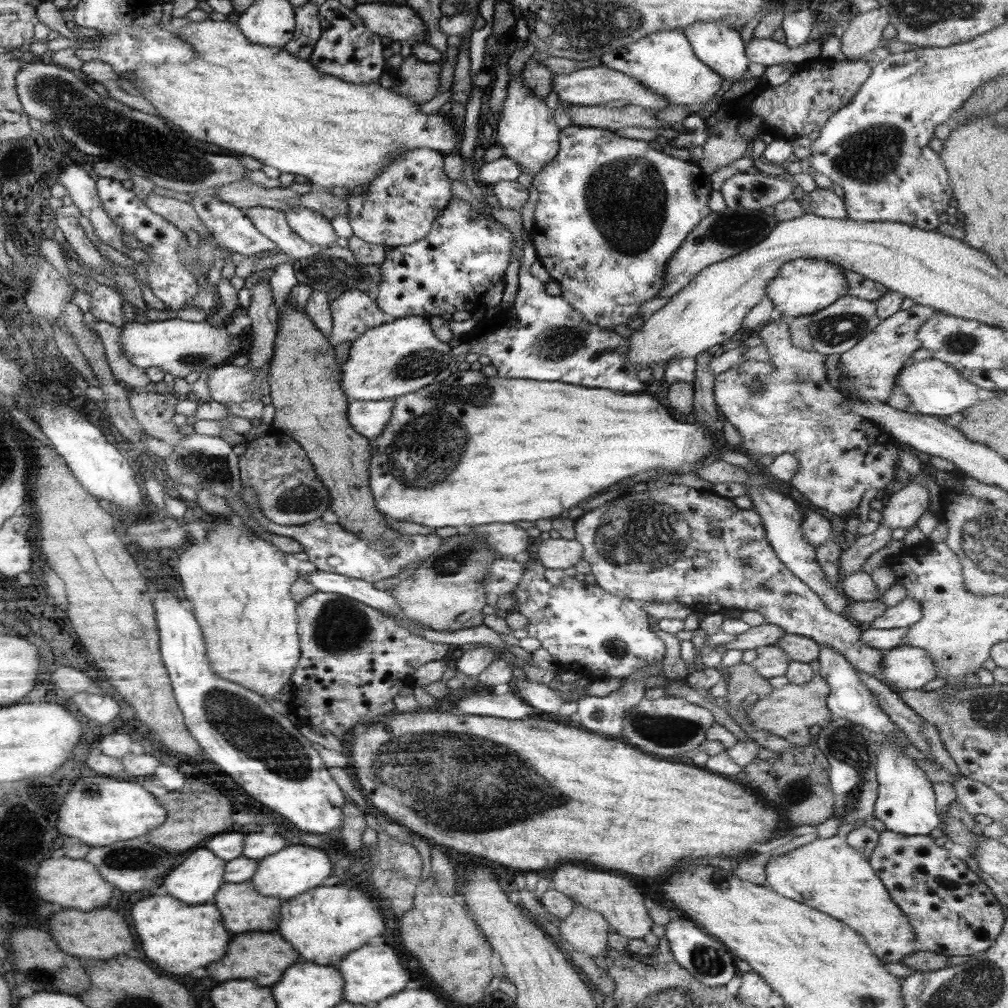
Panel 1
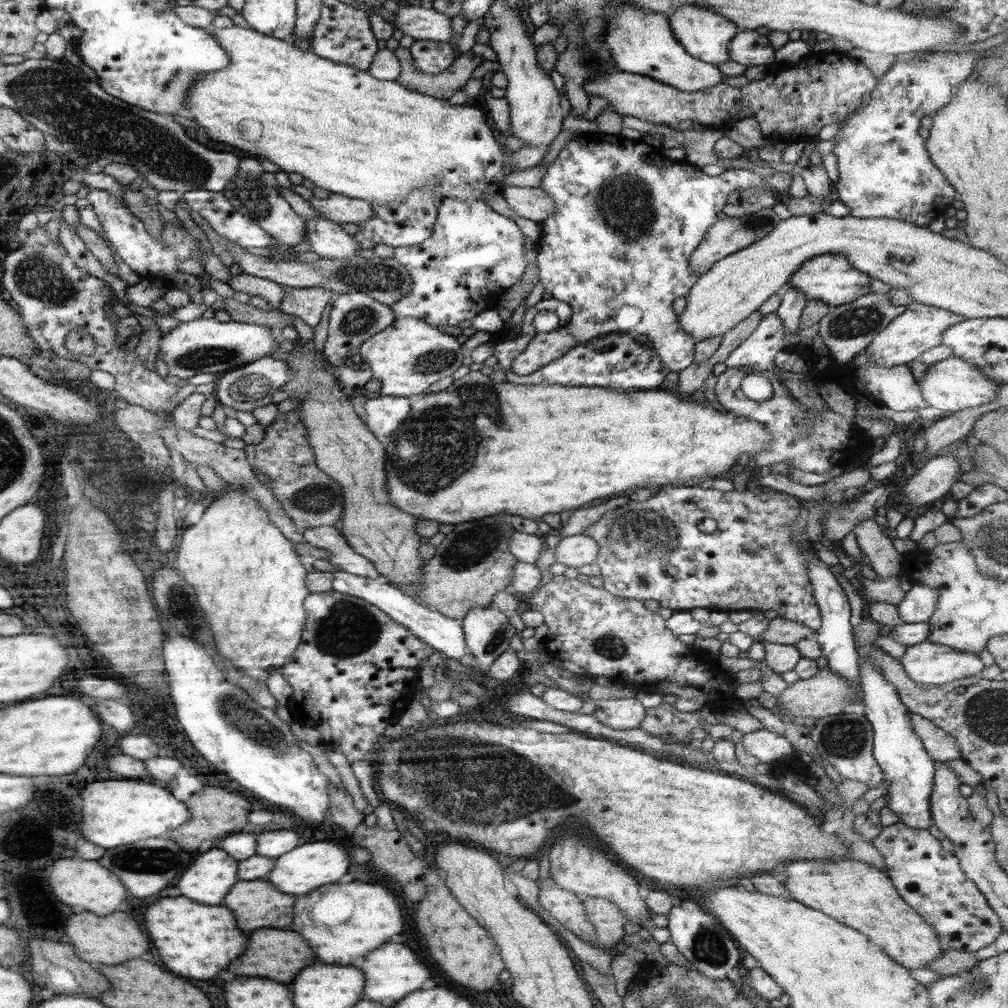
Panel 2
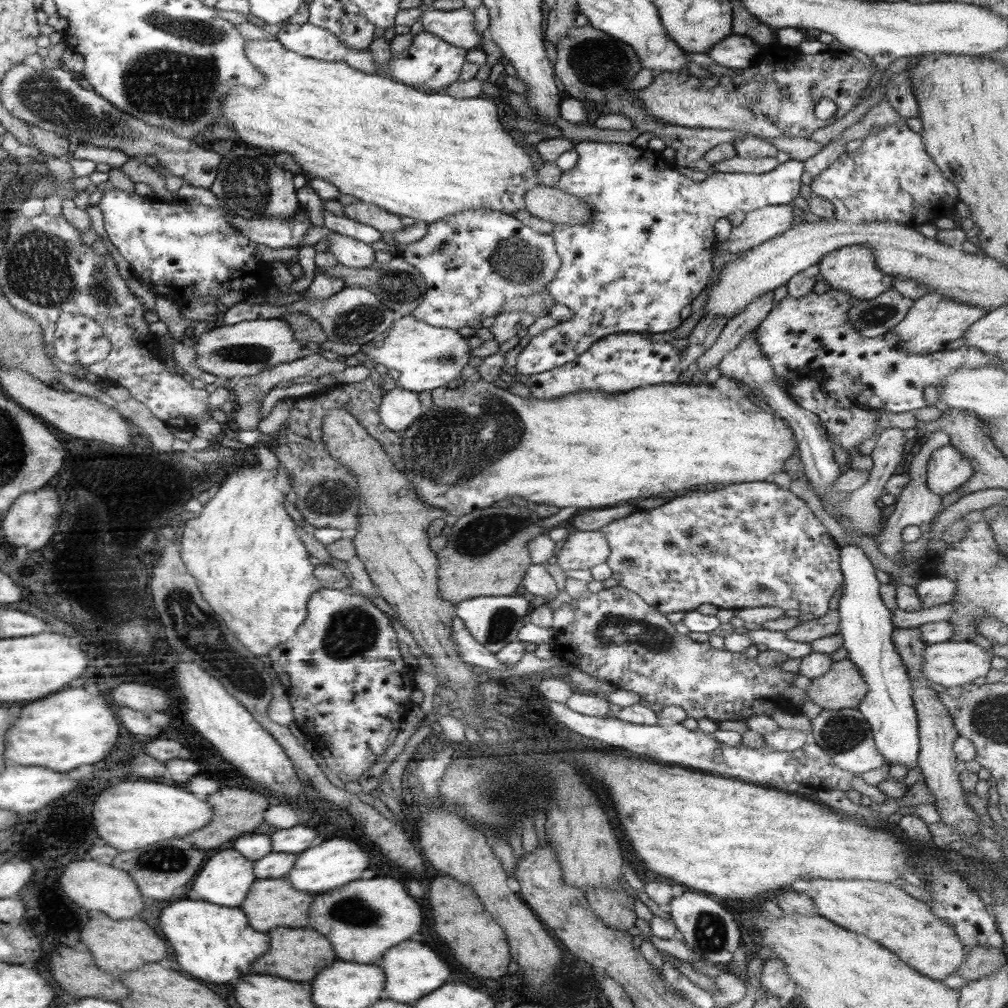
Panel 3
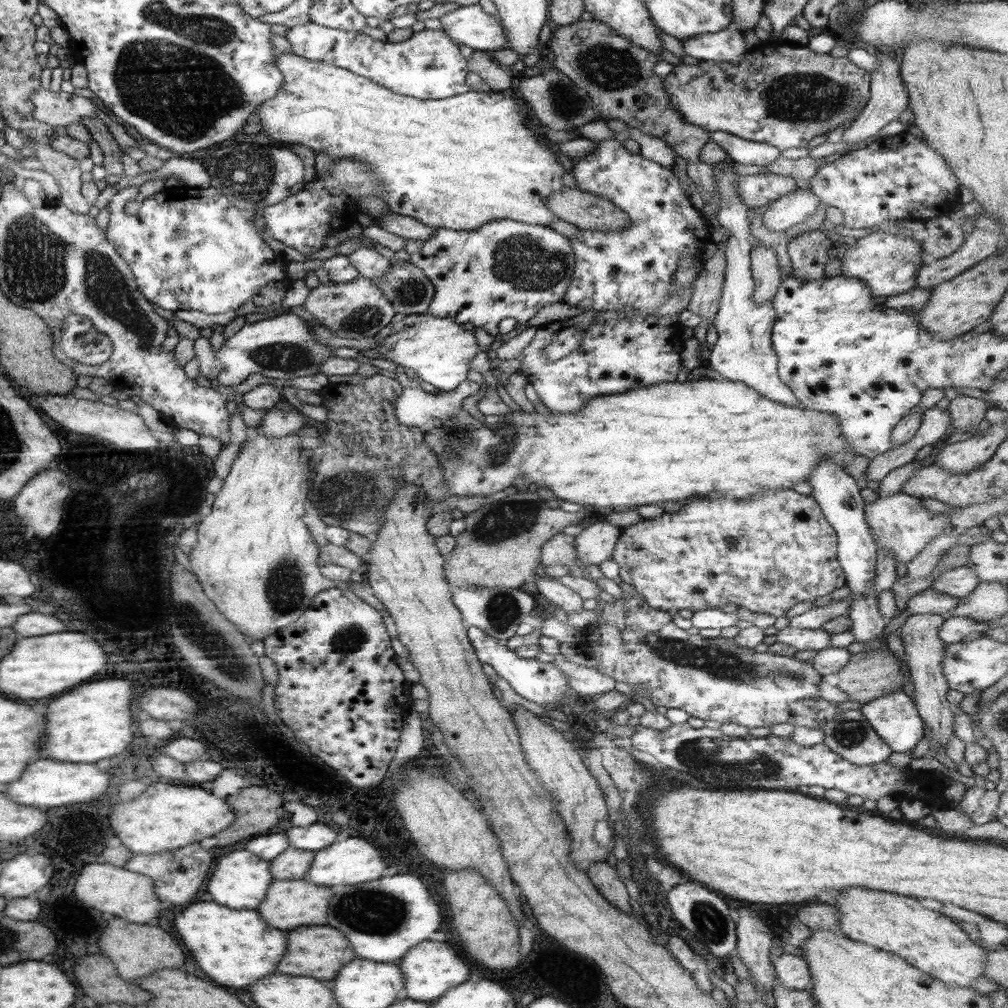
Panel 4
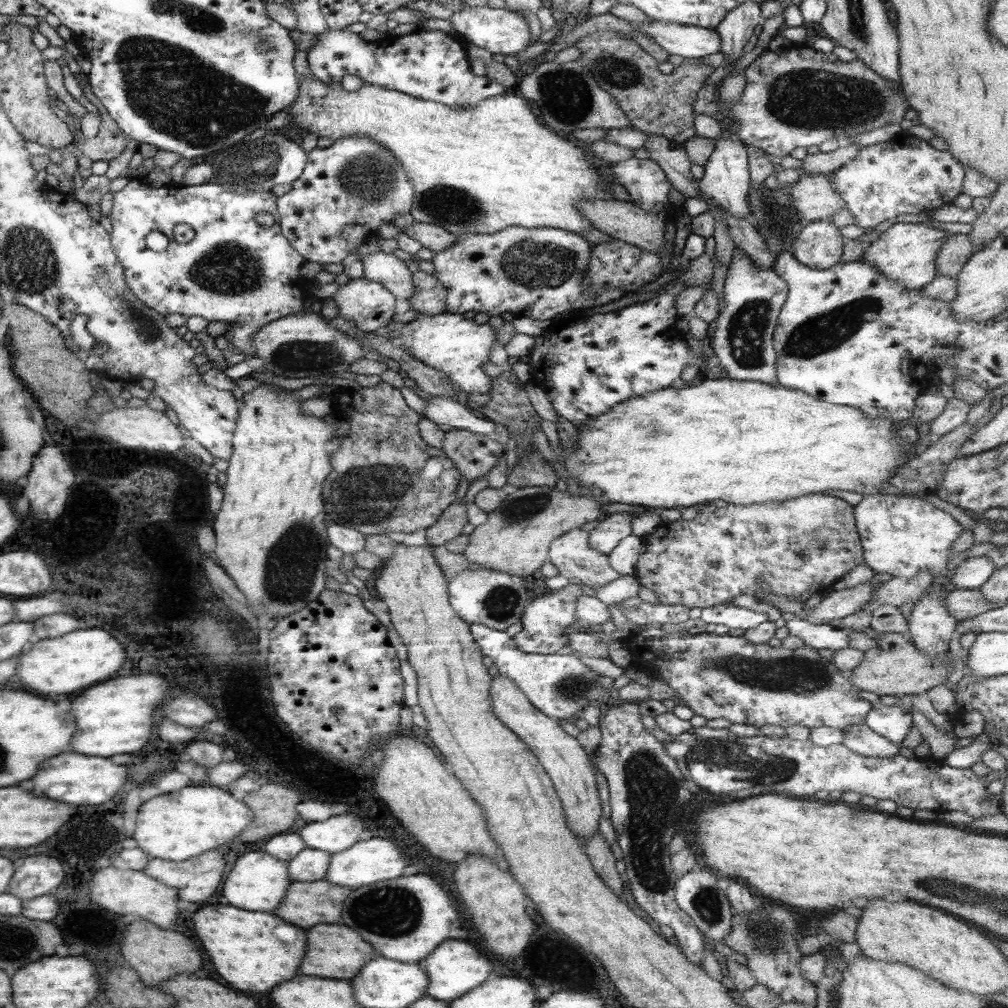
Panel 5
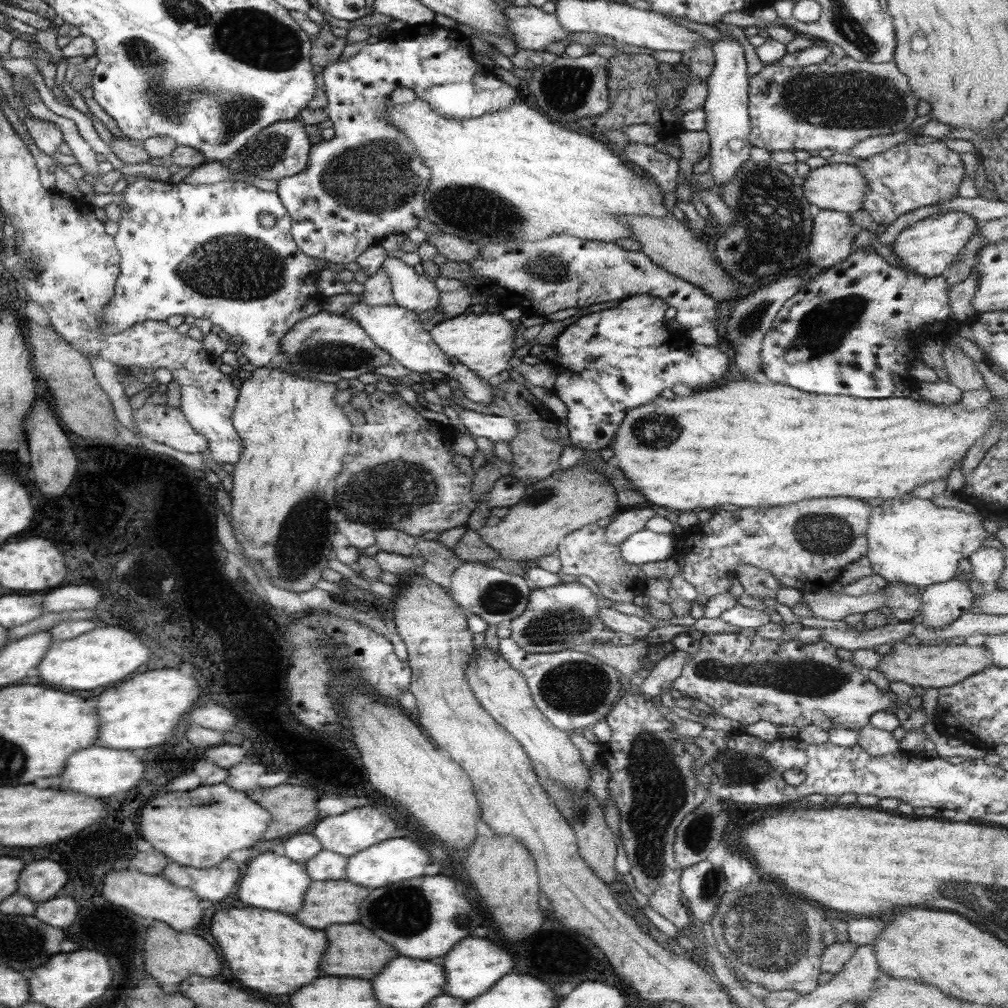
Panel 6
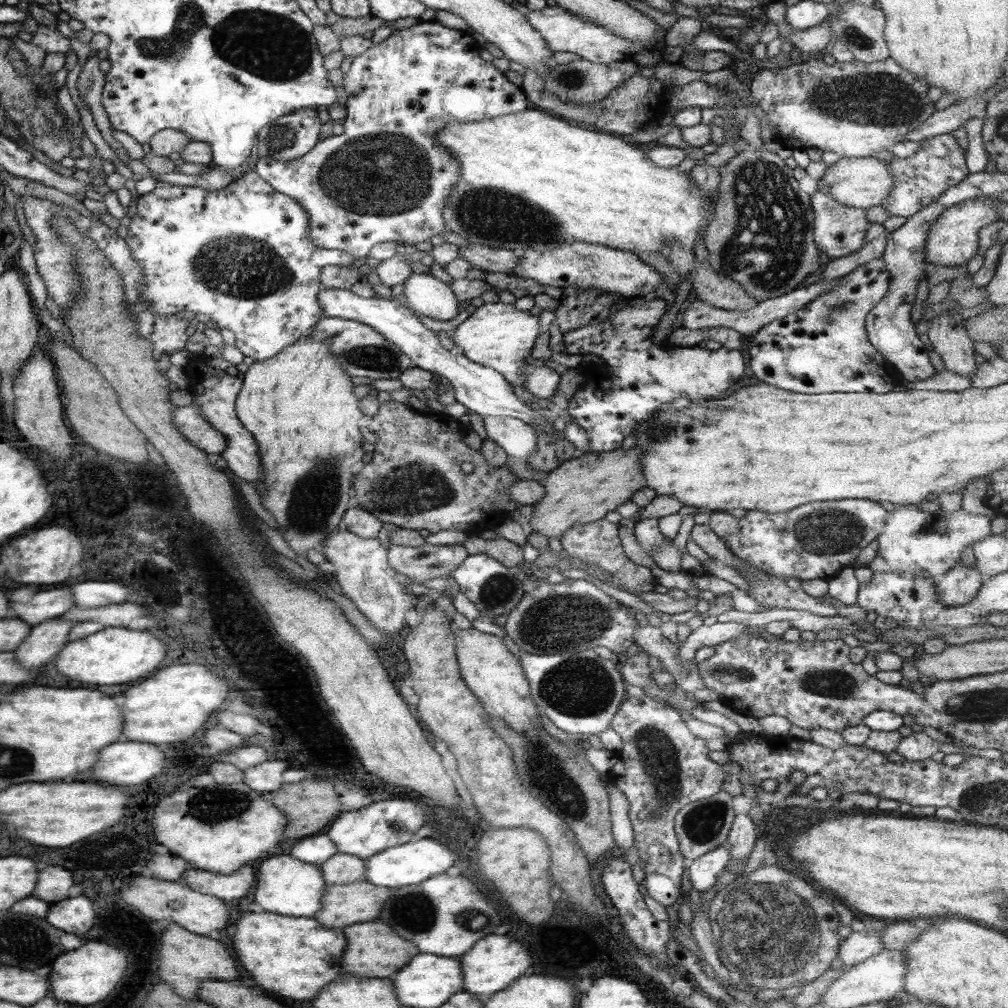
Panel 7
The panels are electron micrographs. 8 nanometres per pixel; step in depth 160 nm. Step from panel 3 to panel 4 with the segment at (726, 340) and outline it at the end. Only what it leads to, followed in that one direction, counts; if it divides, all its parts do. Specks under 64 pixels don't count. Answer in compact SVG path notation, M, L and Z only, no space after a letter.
M756 247L751 249L751 271L754 278L754 295L756 304L773 302L781 284L781 274L777 254L772 248Z

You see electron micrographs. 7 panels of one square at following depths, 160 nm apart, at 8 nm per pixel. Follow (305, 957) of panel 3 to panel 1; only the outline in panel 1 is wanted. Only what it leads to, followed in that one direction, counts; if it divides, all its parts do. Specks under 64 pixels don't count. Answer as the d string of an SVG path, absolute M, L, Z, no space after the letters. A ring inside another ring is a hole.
M248 932L234 936L234 946L230 946L230 958L224 958L222 962L214 962L214 966L208 966L210 976L224 982L224 980L236 980L236 978L254 978L256 982L262 982L262 986L276 984L284 970L300 960L298 950L292 948L288 940L284 940L276 932ZM264 974L264 978L262 978Z

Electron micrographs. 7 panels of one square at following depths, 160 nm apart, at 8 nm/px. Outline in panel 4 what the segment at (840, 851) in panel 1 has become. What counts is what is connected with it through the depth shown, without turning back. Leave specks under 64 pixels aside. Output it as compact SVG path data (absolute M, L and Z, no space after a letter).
M848 888L840 894L840 898L837 898L835 906L841 914L839 925L844 936L856 942L873 946L878 950L895 954L909 962L914 968L945 982L947 985L968 988L977 977L985 974L987 949L973 942L968 933L954 922L952 917L928 910L918 899L884 891Z

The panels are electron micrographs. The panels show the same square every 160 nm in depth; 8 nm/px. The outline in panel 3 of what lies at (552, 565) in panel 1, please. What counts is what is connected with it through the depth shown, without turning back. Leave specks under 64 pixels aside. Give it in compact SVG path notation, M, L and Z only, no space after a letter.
M576 531L570 533L567 538L562 541L555 552L554 562L566 570L591 570L593 566L608 561L611 548L608 539L603 535L603 532L598 531Z

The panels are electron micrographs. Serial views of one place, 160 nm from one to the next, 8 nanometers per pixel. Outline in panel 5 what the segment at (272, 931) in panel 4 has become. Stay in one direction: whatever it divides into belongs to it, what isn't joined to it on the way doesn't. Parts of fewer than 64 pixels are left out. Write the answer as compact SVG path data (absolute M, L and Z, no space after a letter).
M218 902L194 914L194 928L214 968L236 990L270 992L274 986L298 976L298 966L306 956L306 930L274 914L248 912Z

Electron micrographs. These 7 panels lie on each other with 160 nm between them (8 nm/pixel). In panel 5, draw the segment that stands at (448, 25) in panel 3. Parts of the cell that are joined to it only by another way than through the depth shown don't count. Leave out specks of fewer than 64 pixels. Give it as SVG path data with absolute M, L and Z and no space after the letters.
M475 6L466 8L462 12L454 12L450 22L455 28L455 35L466 44L474 43L476 46L485 48L492 54L518 54L526 50L532 40L532 32L526 17L507 8L491 8L486 6Z

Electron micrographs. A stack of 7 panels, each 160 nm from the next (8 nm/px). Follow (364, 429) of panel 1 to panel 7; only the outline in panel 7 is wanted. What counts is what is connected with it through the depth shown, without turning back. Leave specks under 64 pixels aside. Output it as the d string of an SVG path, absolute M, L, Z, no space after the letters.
M484 416L487 438L497 442L513 462L524 462L537 450L537 432L532 425L506 416Z

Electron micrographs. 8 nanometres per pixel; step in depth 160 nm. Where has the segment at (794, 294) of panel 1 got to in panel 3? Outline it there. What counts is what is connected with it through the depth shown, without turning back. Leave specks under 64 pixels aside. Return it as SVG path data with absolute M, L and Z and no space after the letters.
M852 245L833 250L825 254L820 262L818 276L830 284L832 290L840 290L844 294L850 294L857 301L872 301L874 298L893 290L896 278L890 274L882 274L878 268L873 250L869 246Z

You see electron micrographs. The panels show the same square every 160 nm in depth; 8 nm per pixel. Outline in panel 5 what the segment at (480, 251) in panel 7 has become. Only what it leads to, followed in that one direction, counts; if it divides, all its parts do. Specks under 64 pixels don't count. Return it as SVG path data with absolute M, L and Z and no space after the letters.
M415 221L412 225L403 227L403 233L418 241L424 248L434 252L442 252L450 248L456 241L457 235L444 230L441 226Z

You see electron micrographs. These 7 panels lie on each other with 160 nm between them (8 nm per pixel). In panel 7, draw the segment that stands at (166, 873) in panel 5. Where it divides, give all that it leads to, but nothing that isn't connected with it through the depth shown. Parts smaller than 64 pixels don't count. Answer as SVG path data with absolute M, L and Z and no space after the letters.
M248 864L232 874L216 874L214 871L189 867L185 870L182 882L195 891L206 892L222 900L234 900L250 894L254 886L254 869Z

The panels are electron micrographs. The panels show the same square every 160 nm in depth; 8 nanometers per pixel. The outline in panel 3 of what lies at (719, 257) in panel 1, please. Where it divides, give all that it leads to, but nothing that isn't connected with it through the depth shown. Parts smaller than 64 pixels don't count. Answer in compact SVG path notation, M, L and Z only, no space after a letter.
M770 205L745 213L744 222L733 228L730 237L716 242L712 258L717 252L736 254L748 251L771 238L784 234L798 219L800 211L790 205Z

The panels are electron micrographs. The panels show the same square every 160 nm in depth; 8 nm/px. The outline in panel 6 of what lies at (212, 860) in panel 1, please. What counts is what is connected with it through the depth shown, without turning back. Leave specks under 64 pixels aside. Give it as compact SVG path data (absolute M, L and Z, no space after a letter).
M269 850L266 854L259 854L244 865L246 874L239 881L238 898L254 908L278 910L282 914L296 914L296 910L303 908L307 890L313 884L313 879L307 873L305 863L294 862L286 855L277 855Z

